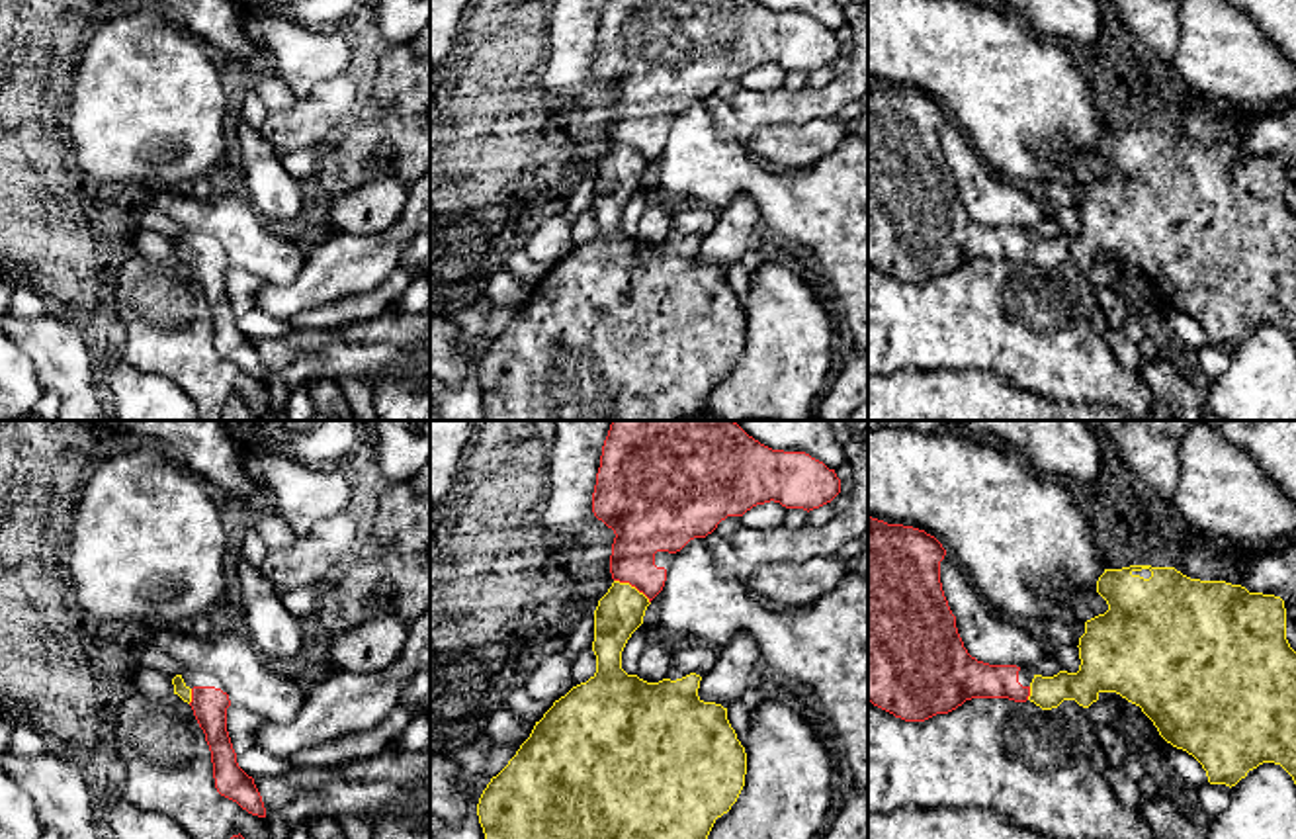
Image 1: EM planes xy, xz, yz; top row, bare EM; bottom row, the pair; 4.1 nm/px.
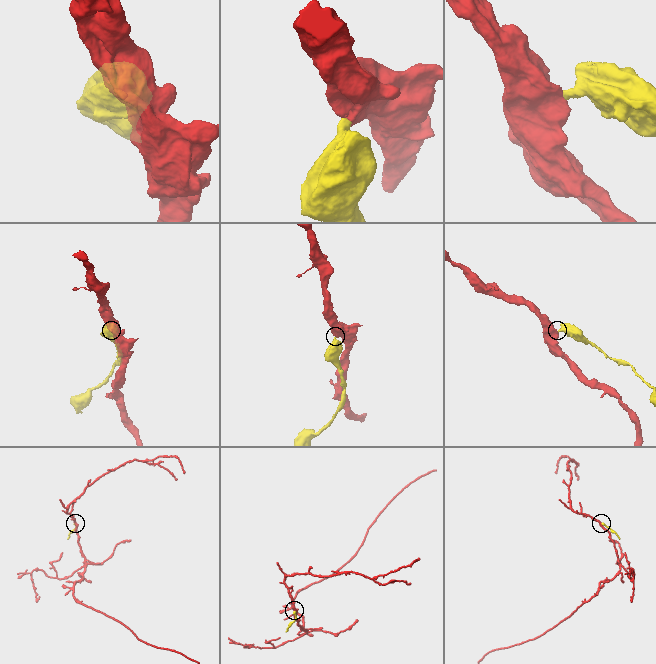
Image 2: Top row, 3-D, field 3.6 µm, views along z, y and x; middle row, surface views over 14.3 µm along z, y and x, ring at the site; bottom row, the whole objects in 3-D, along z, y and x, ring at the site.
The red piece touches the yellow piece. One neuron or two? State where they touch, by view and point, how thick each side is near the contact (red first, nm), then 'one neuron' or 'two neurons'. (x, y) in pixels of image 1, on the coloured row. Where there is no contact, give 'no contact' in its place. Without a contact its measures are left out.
xz (634, 585) | 240/190 nm | two neurons

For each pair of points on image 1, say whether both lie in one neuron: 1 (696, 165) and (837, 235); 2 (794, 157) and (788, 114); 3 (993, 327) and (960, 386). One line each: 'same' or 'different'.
1: same
2: different
3: different

